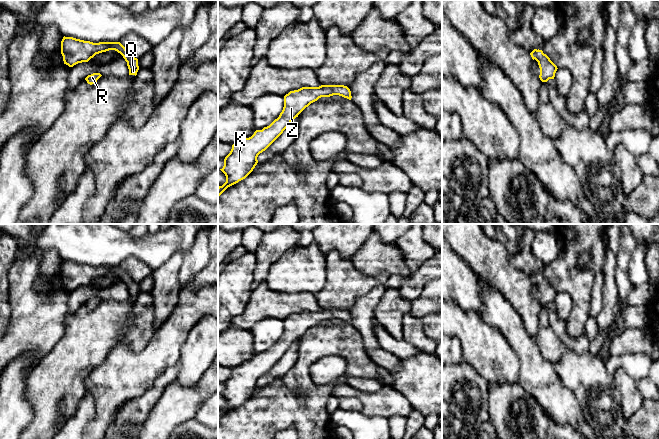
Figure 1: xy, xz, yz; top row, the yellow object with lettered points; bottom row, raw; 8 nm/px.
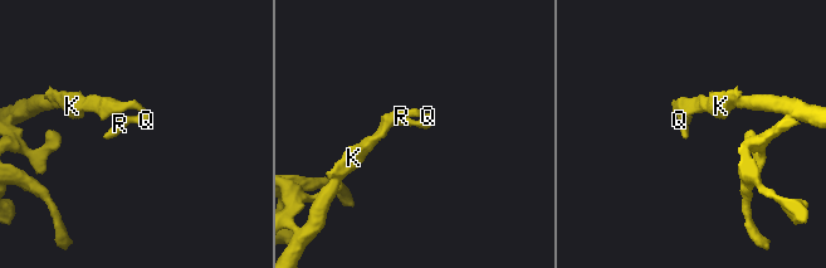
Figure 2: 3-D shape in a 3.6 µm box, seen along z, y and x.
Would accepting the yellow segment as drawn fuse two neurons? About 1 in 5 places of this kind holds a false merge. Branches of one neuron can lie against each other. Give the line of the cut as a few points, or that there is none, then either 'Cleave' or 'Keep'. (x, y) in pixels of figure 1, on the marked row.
No split. Keep

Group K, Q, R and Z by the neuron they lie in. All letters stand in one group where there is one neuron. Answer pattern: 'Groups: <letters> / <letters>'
Groups: K Q R Z

